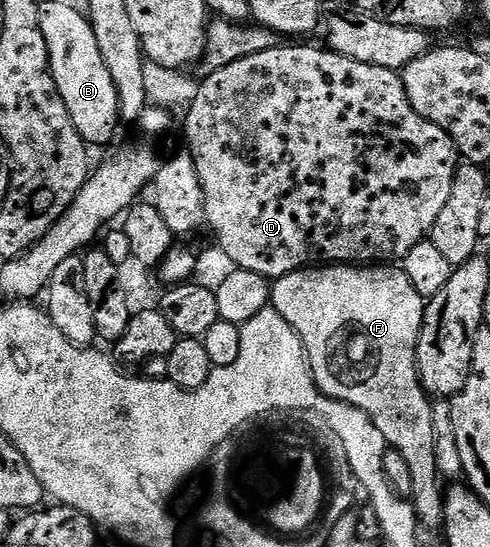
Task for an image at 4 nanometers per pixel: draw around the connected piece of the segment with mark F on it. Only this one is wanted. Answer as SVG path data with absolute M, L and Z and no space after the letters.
M322 265L297 269L295 272L290 272L288 275L277 278L270 290L269 304L298 332L298 337L302 340L302 346L306 348L306 359L310 363L310 370L314 376L314 382L318 385L318 390L333 401L343 401L360 411L364 411L364 415L368 415L368 419L372 419L372 423L376 423L376 428L380 430L380 435L384 435L387 446L400 451L400 455L404 455L404 459L408 462L408 468L412 474L412 491L410 492L409 500L413 502L419 526L423 530L441 530L443 528L444 511L442 510L440 489L438 493L440 474L438 472L438 464L436 463L434 407L426 388L422 386L422 380L418 374L418 340L420 339L420 331L424 323L424 315L426 314L426 302L427 298L418 294L416 287L412 287L408 275L401 268L392 265Z

